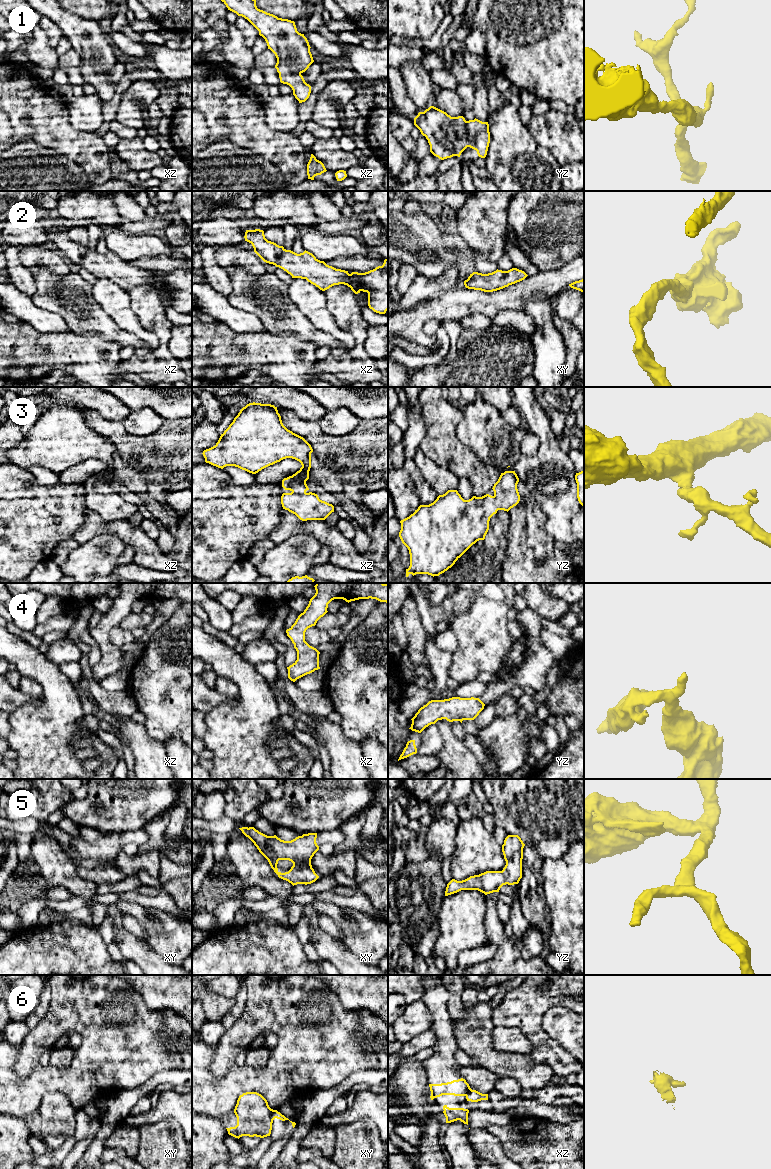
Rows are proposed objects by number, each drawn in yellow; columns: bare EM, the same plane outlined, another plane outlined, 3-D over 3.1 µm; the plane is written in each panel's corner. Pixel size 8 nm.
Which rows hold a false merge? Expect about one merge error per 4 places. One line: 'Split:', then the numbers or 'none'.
Split: 6

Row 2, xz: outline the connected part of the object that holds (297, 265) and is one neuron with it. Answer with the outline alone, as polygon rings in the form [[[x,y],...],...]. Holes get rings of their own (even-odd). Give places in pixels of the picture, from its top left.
[[[246,230],[244,238],[252,244],[254,252],[264,262],[283,269],[292,278],[306,279],[322,291],[344,284],[355,294],[367,292],[368,306],[374,312],[385,314],[388,310],[388,259],[384,260],[382,266],[368,272],[349,274],[348,271],[336,269],[318,260],[306,250],[297,254],[268,241],[263,230]]]

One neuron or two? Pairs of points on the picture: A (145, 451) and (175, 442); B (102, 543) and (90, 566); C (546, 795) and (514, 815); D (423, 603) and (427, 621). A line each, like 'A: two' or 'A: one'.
A: one
B: one
C: one
D: one

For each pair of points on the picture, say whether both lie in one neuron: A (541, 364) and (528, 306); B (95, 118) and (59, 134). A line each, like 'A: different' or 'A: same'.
A: same
B: different

